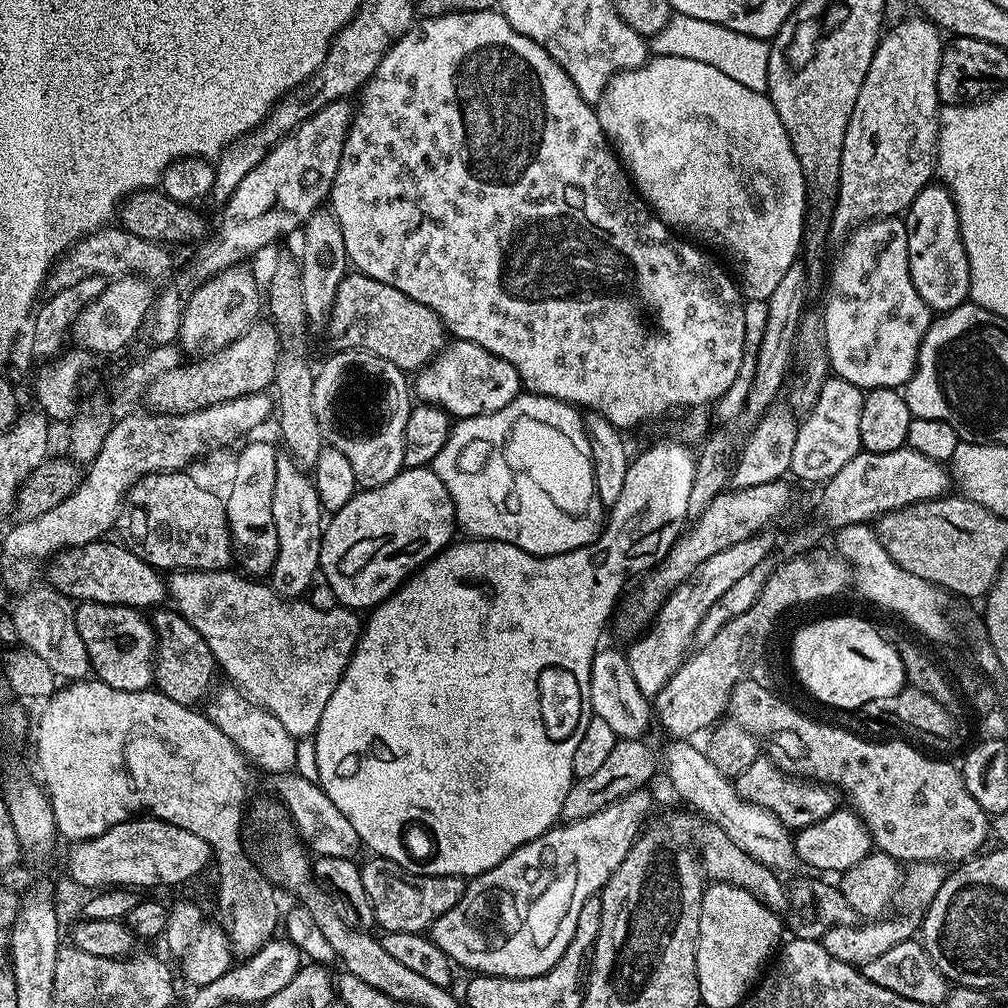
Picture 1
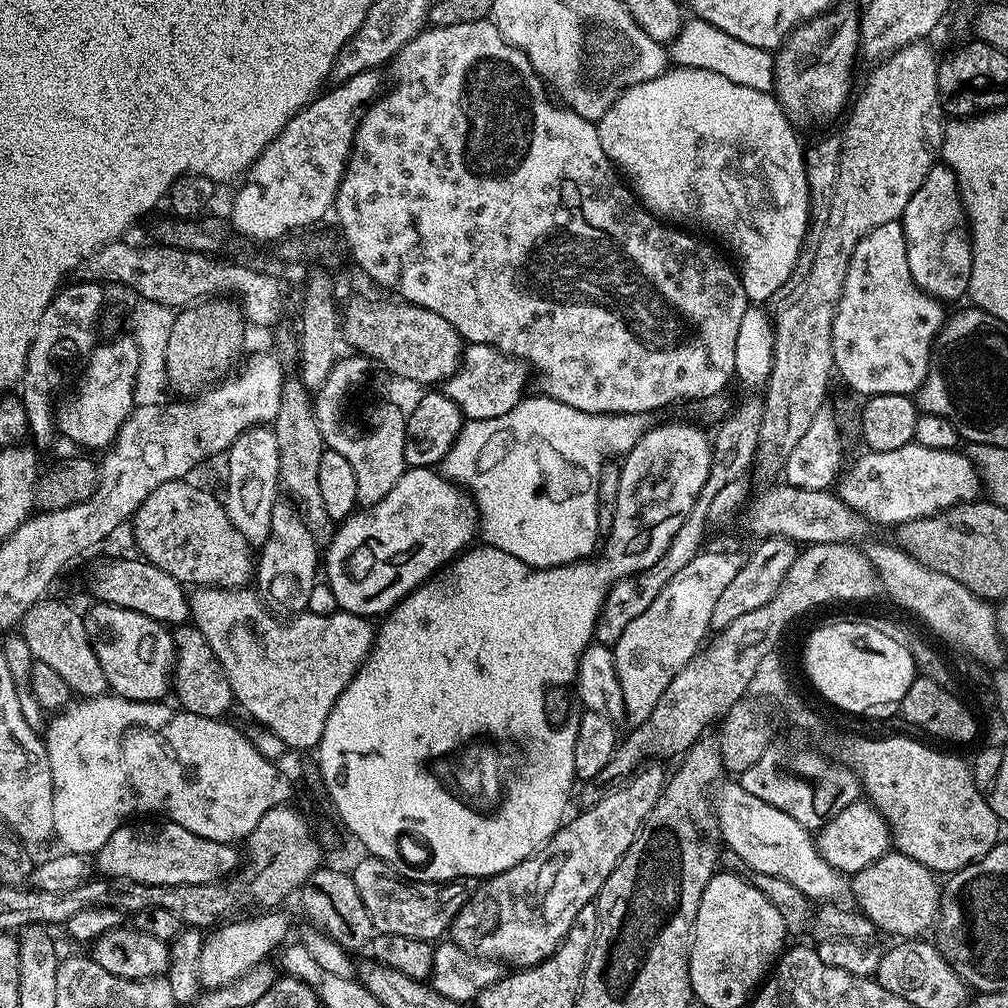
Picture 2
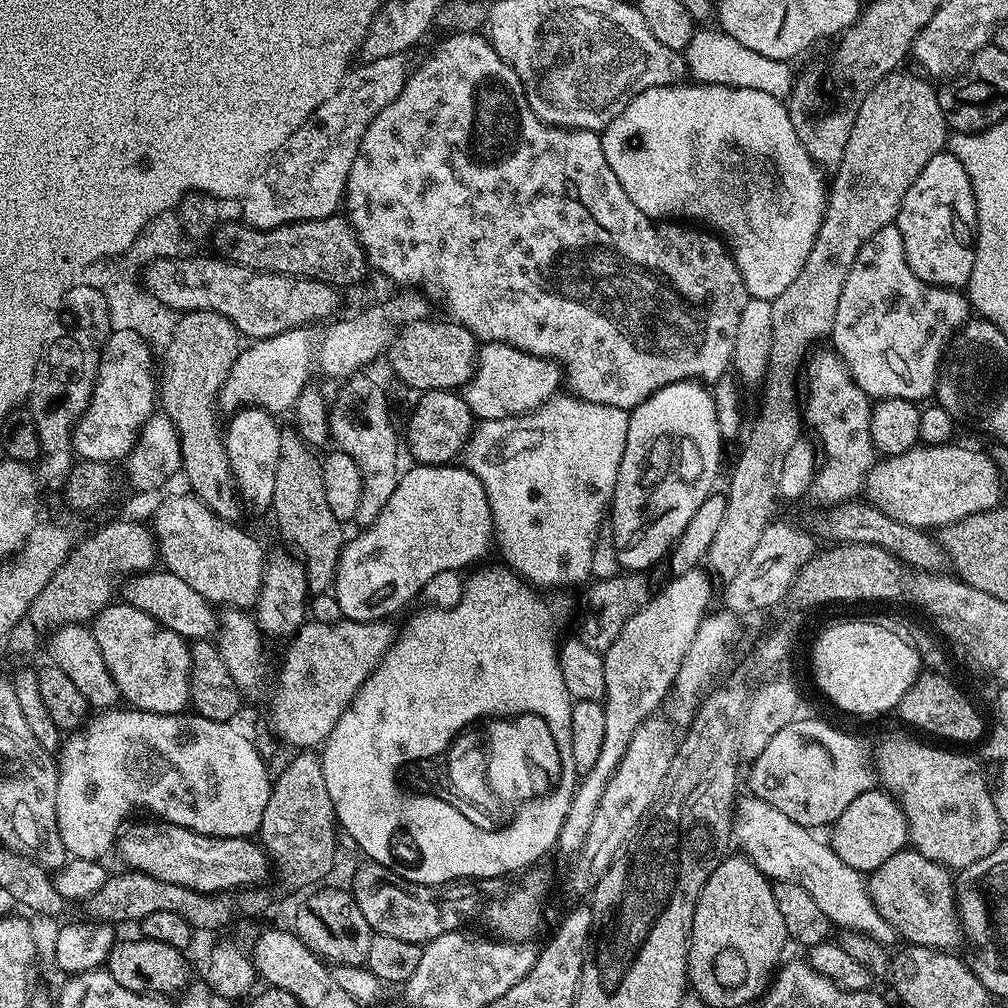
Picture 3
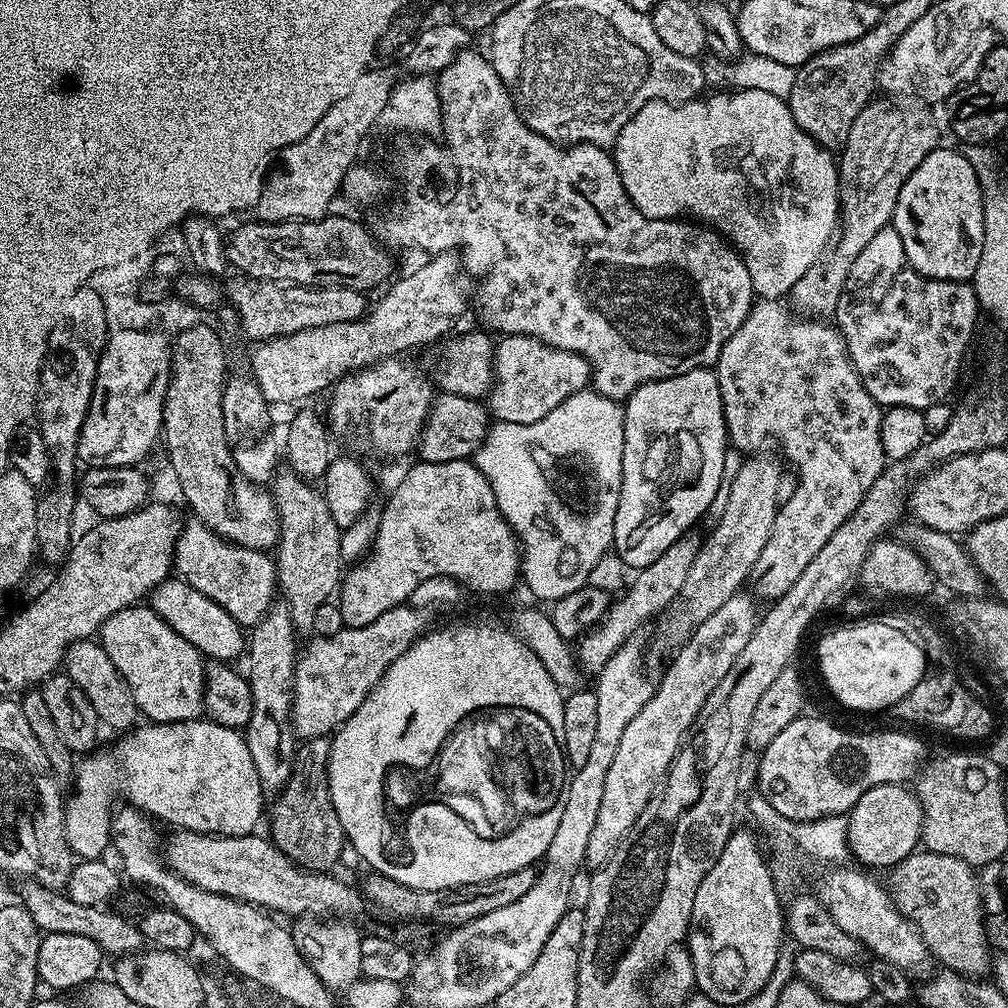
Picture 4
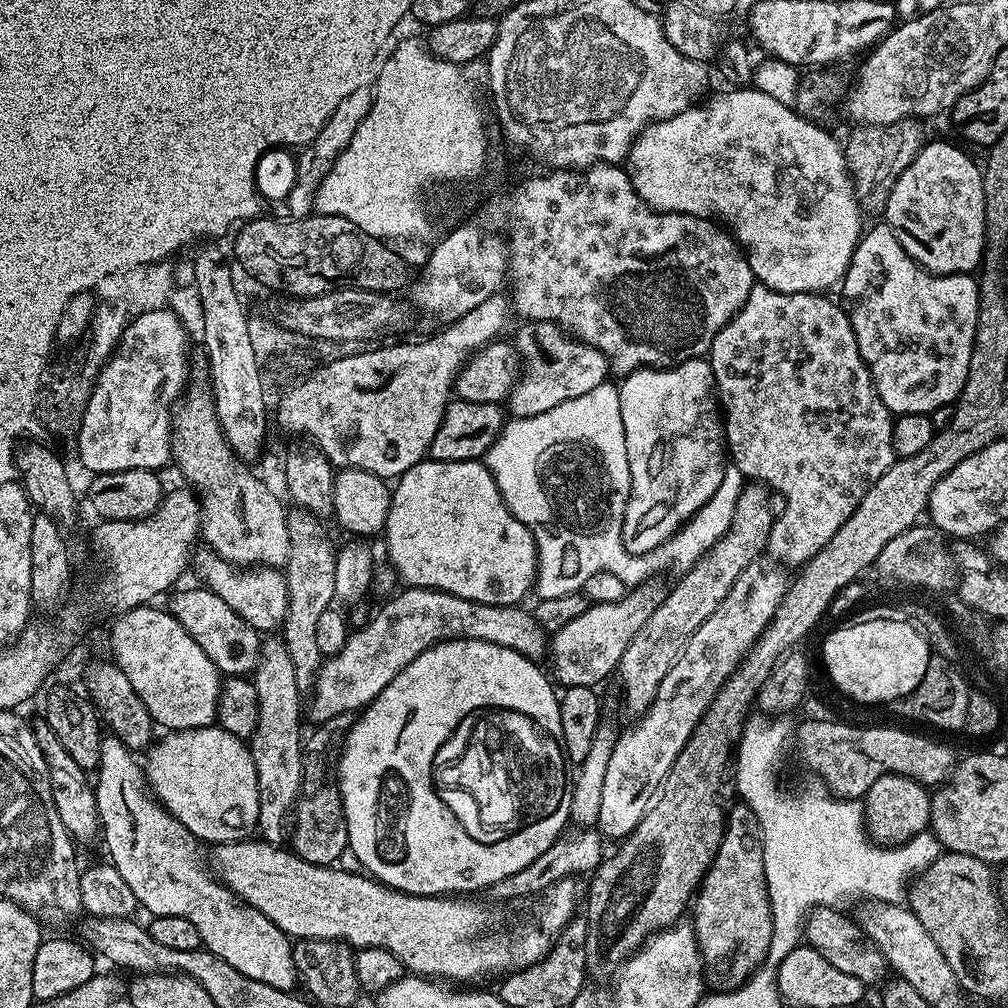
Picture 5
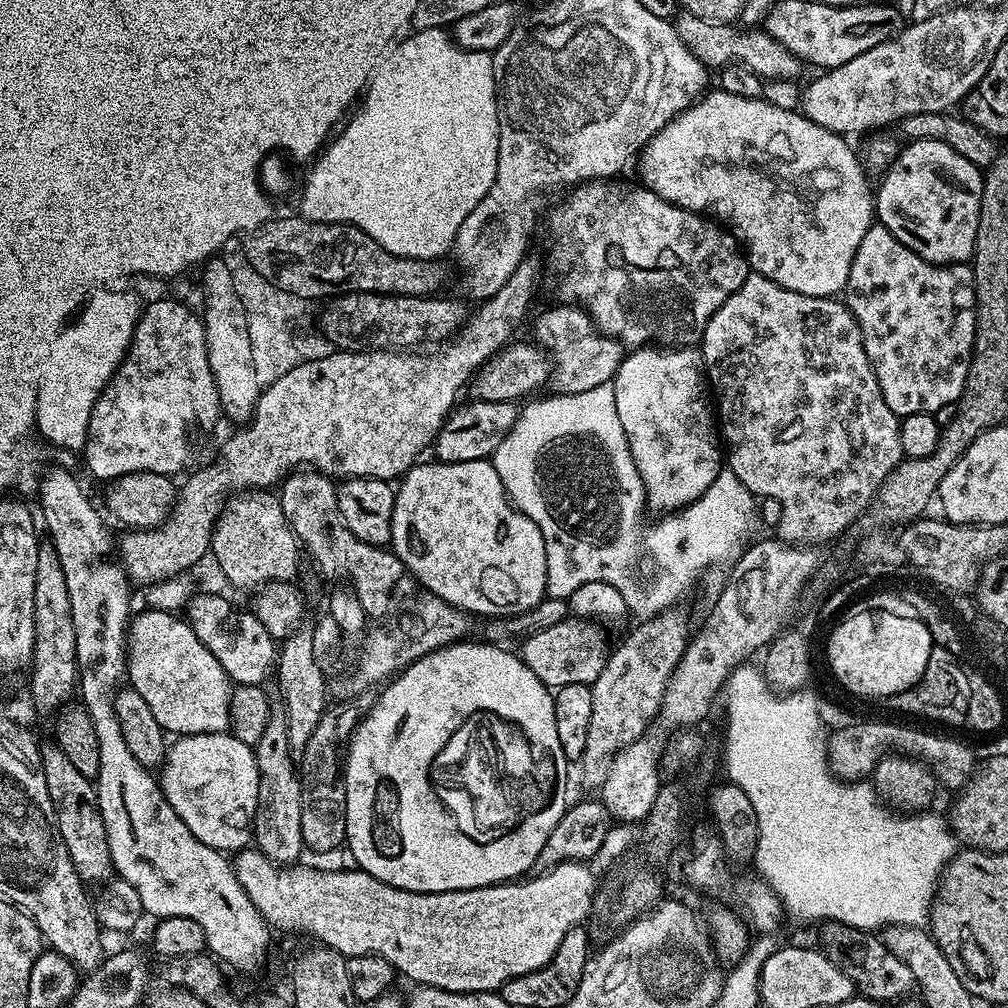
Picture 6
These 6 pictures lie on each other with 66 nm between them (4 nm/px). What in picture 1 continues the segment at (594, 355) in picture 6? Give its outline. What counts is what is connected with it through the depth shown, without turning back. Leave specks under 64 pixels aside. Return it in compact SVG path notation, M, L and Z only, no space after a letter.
M453 339L425 368L414 376L414 392L426 404L437 404L449 416L465 420L471 416L489 416L521 395L518 370L502 358L482 350L474 342Z

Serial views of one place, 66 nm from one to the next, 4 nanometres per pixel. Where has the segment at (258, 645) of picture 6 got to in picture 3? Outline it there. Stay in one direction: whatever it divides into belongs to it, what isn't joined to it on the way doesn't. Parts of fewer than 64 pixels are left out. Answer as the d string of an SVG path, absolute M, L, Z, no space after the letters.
M167 570L138 572L128 577L122 585L123 603L134 606L146 614L150 614L166 630L174 630L174 634L183 636L189 642L206 640L215 637L218 632L218 612L213 604L198 590L193 590L187 582L182 582L178 574Z

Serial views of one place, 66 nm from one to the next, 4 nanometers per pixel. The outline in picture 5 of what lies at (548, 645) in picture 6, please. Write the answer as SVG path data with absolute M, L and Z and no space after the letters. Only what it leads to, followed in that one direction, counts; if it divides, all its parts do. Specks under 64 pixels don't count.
M646 582L635 585L618 602L589 605L580 616L553 633L548 654L550 660L552 656L553 677L559 685L596 688L617 671L626 647L664 600L665 589L654 585Z

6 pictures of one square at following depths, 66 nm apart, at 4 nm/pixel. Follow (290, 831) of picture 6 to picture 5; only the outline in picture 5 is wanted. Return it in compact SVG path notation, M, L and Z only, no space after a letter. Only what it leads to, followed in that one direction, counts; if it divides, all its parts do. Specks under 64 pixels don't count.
M268 638L261 643L256 671L251 673L250 679L254 690L258 690L258 726L250 741L254 766L258 770L256 827L259 835L269 844L280 846L290 836L290 825L294 819L296 799L300 796L300 787L304 781L305 754L302 747L302 735L300 736L300 700L302 700L302 694L298 690L298 680L294 678L294 662L290 662L290 653L286 650L283 639Z

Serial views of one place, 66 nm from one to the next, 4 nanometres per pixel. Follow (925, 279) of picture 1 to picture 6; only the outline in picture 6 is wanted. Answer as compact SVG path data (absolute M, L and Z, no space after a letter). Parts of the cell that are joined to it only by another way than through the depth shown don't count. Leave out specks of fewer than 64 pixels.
M942 142L905 143L874 192L874 216L898 242L931 264L968 264L978 234L984 189L981 169Z

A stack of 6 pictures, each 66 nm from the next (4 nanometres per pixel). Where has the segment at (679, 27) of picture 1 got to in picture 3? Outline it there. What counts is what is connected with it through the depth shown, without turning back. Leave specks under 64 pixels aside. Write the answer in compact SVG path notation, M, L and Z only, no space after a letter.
M697 27L682 55L687 75L697 84L721 84L731 88L762 90L762 94L770 94L783 101L787 101L788 95L792 93L794 71L792 72L791 63L766 58L766 54L749 50L747 46L742 46L742 42L734 42L734 38L715 27Z

